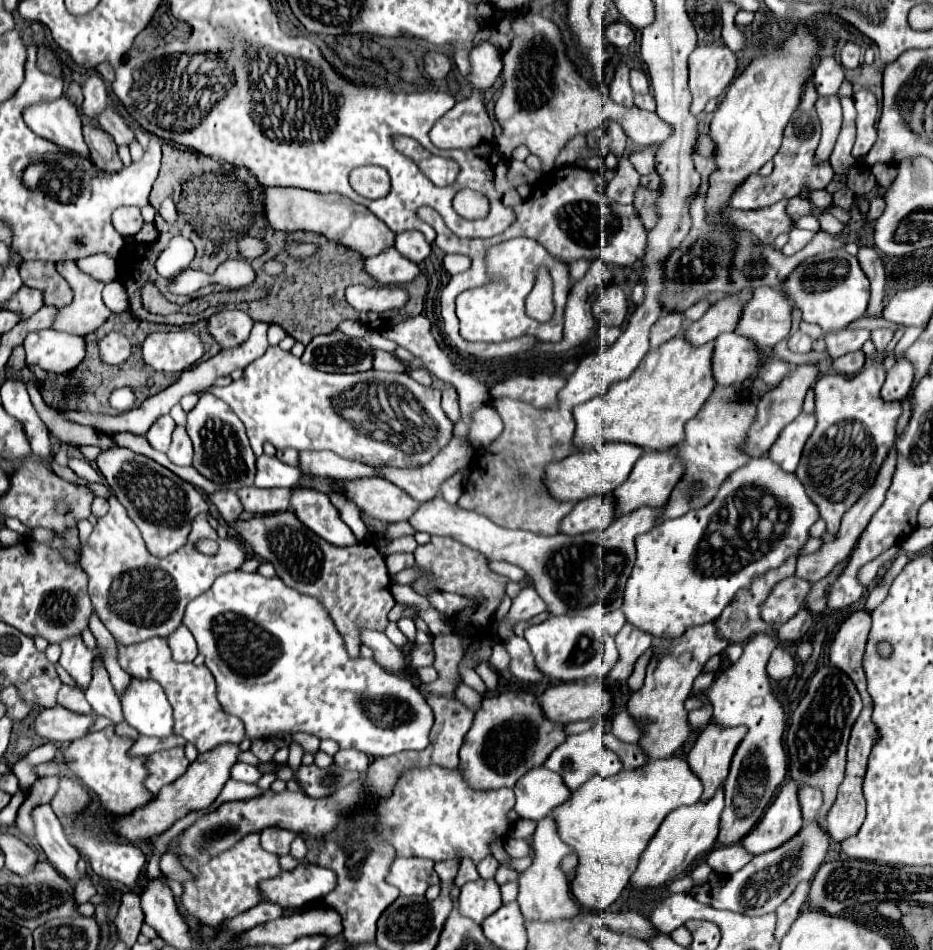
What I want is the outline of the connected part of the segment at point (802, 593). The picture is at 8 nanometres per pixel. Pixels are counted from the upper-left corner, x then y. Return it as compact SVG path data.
M797 575L785 577L771 589L767 601L763 601L761 619L765 623L779 623L779 625L789 621L801 609L809 589L811 589L811 583L805 579Z

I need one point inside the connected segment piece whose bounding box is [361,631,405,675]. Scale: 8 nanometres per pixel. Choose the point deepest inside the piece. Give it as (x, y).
(387, 656)

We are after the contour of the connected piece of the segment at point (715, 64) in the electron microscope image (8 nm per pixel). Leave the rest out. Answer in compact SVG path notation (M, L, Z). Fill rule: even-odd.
M725 45L697 47L688 59L689 88L693 95L690 111L703 111L709 99L721 97L735 77L737 57Z

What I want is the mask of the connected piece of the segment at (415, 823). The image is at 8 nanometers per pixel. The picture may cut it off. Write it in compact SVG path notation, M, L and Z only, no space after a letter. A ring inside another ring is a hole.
M427 767L407 771L395 785L393 797L381 801L377 813L381 817L381 831L385 839L395 847L397 857L425 857L433 861L447 861L451 857L471 857L479 863L489 855L491 841L505 841L509 837L511 823L507 821L507 811L513 809L515 793L513 789L497 791L473 791L467 787L459 771L447 771L443 767Z

